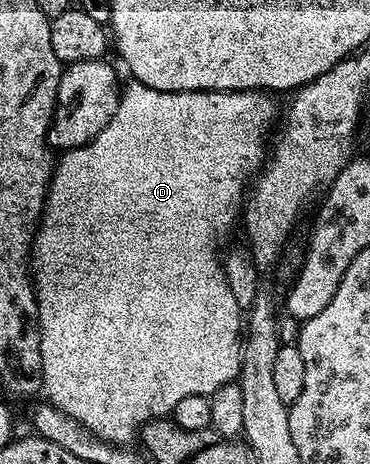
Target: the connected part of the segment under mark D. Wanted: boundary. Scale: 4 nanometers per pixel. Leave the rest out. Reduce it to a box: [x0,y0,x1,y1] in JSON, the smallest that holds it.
[31,81,279,445]

